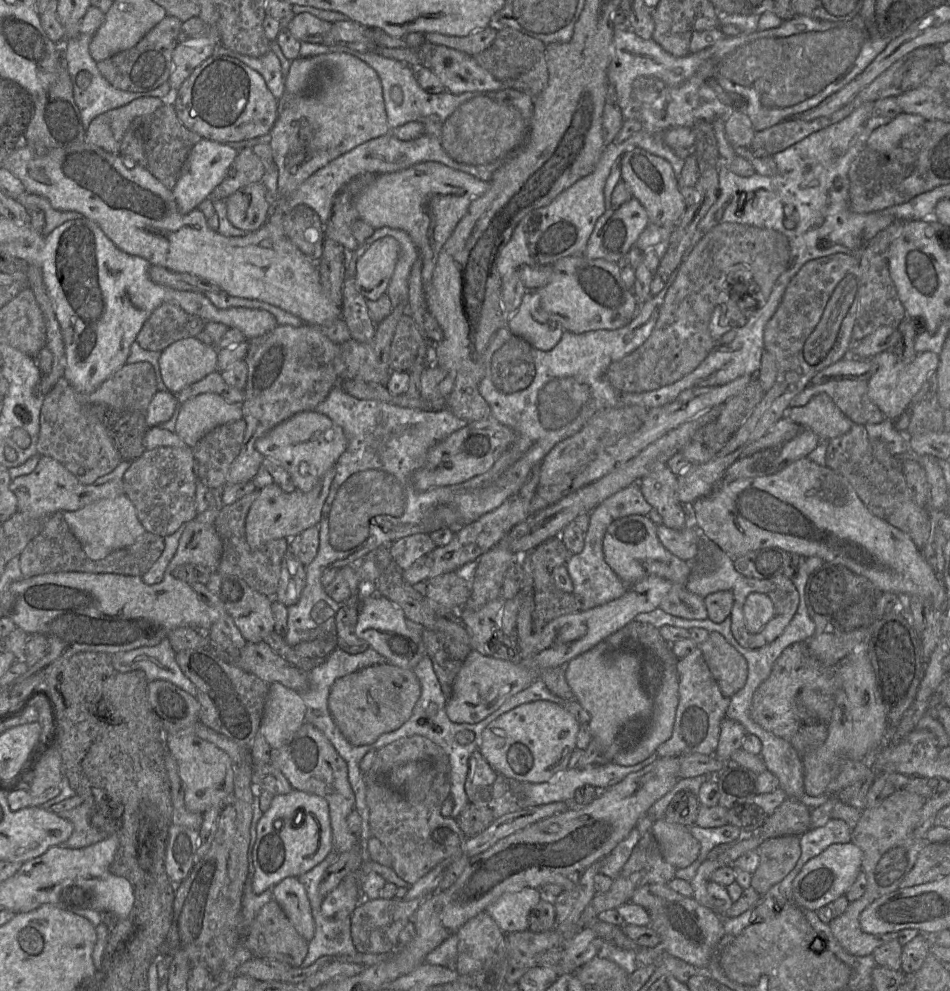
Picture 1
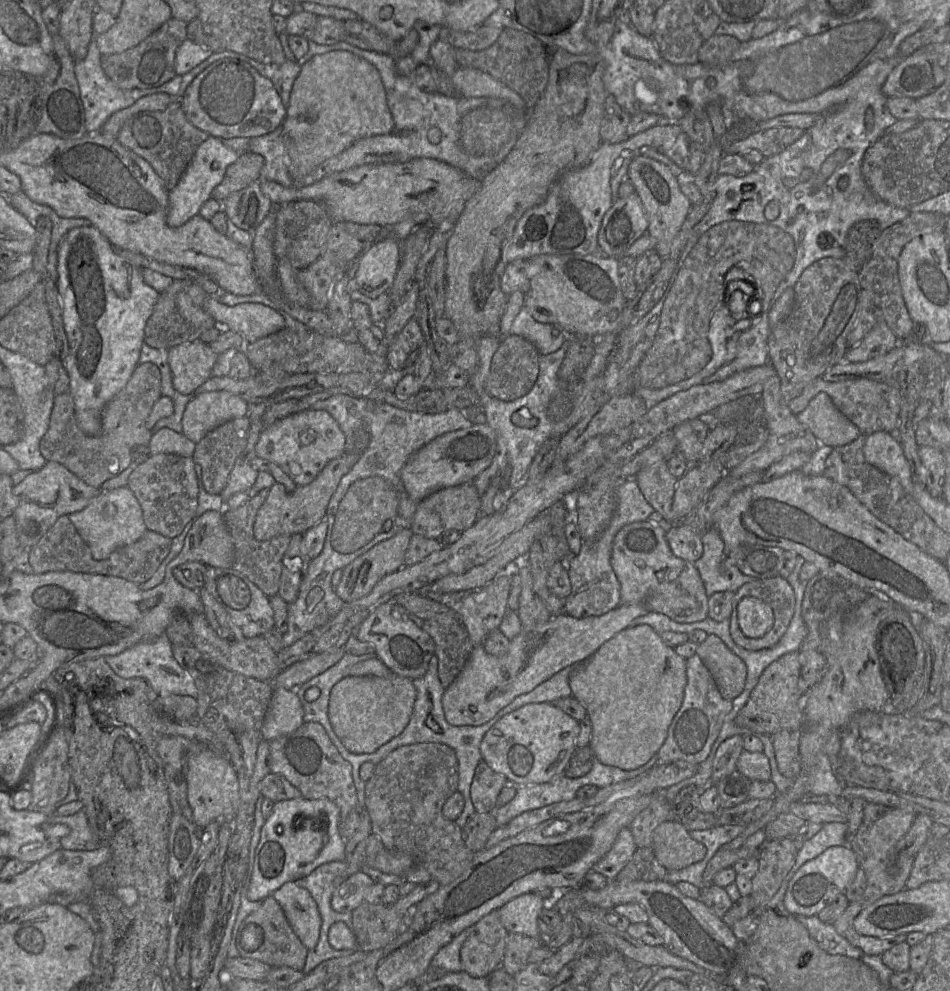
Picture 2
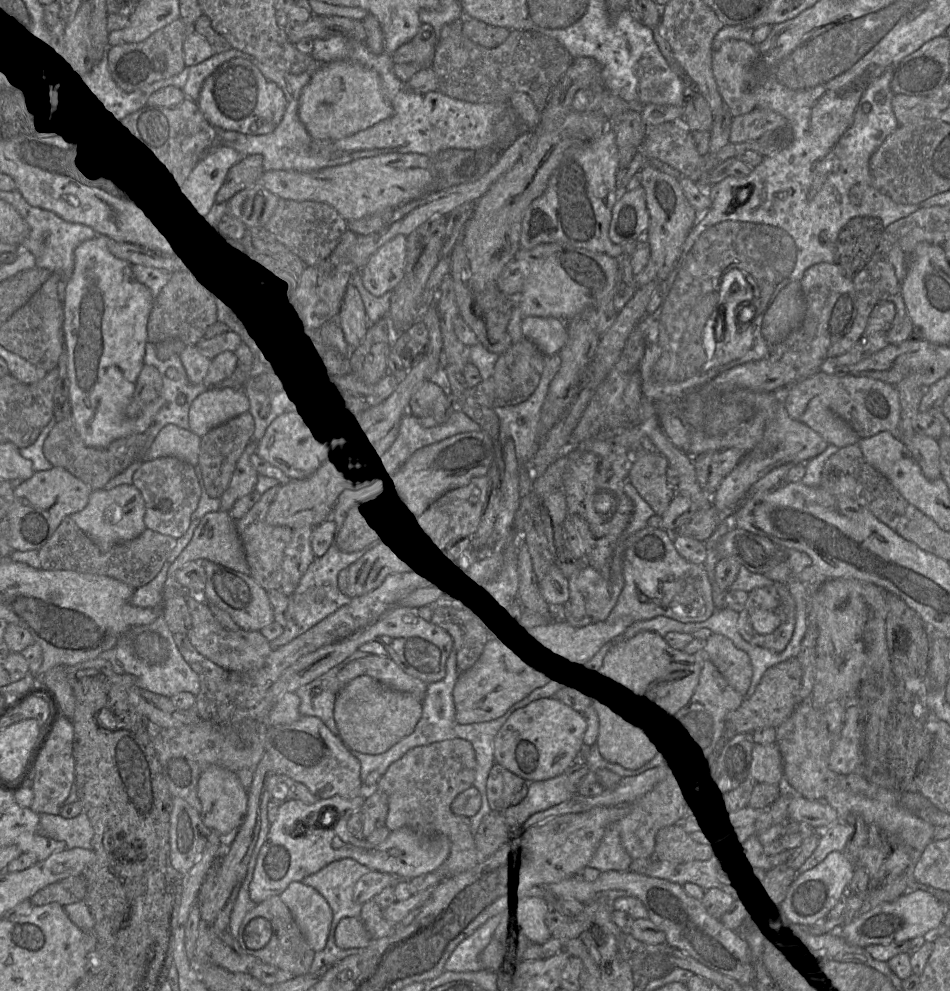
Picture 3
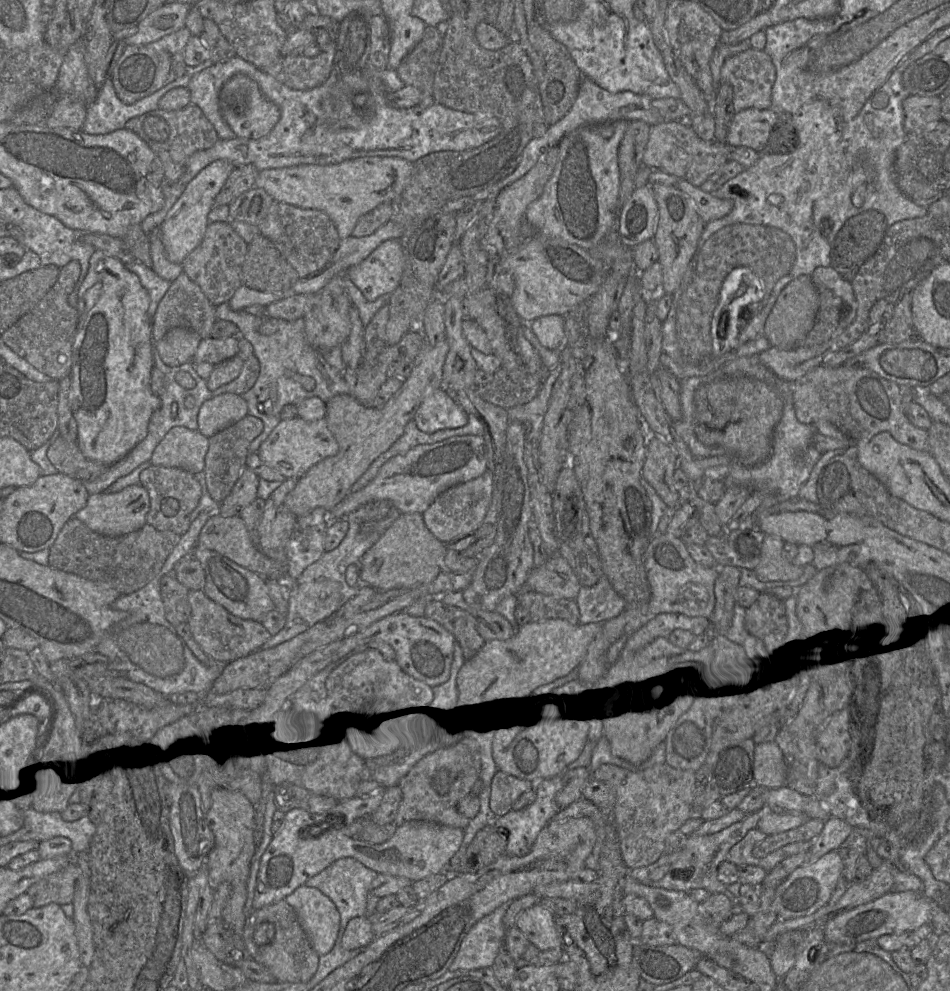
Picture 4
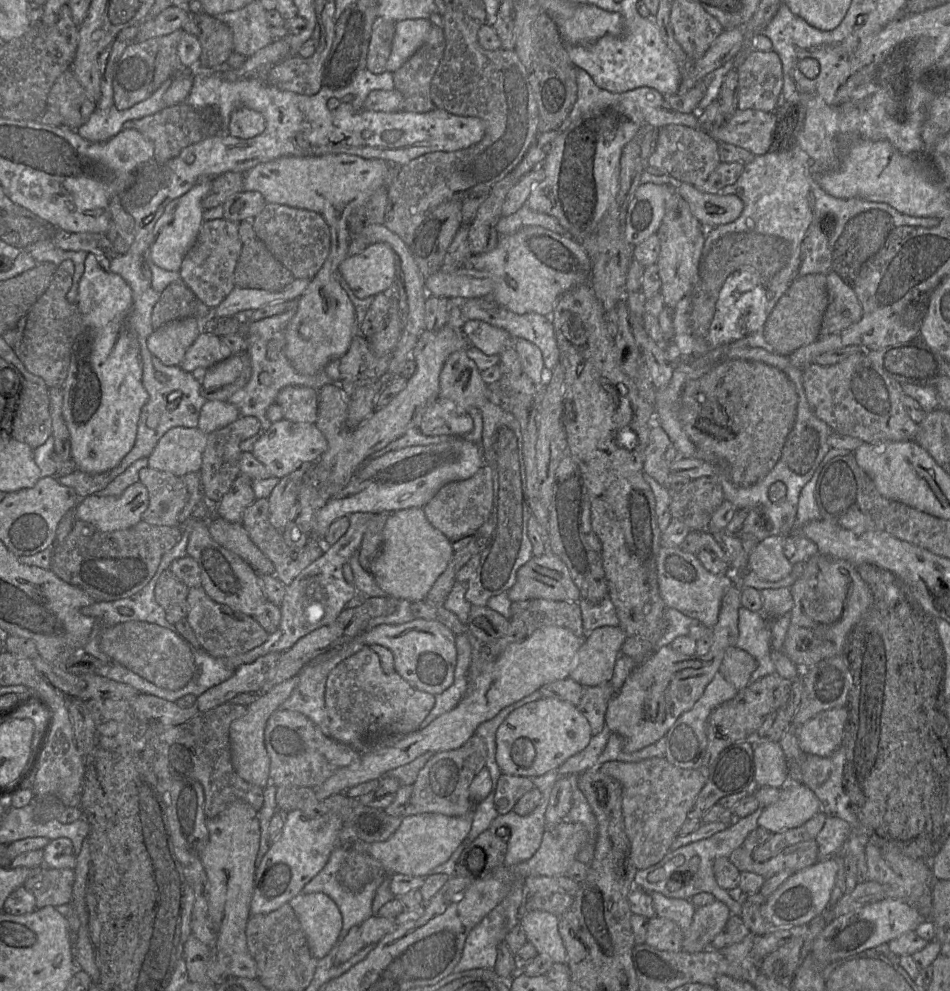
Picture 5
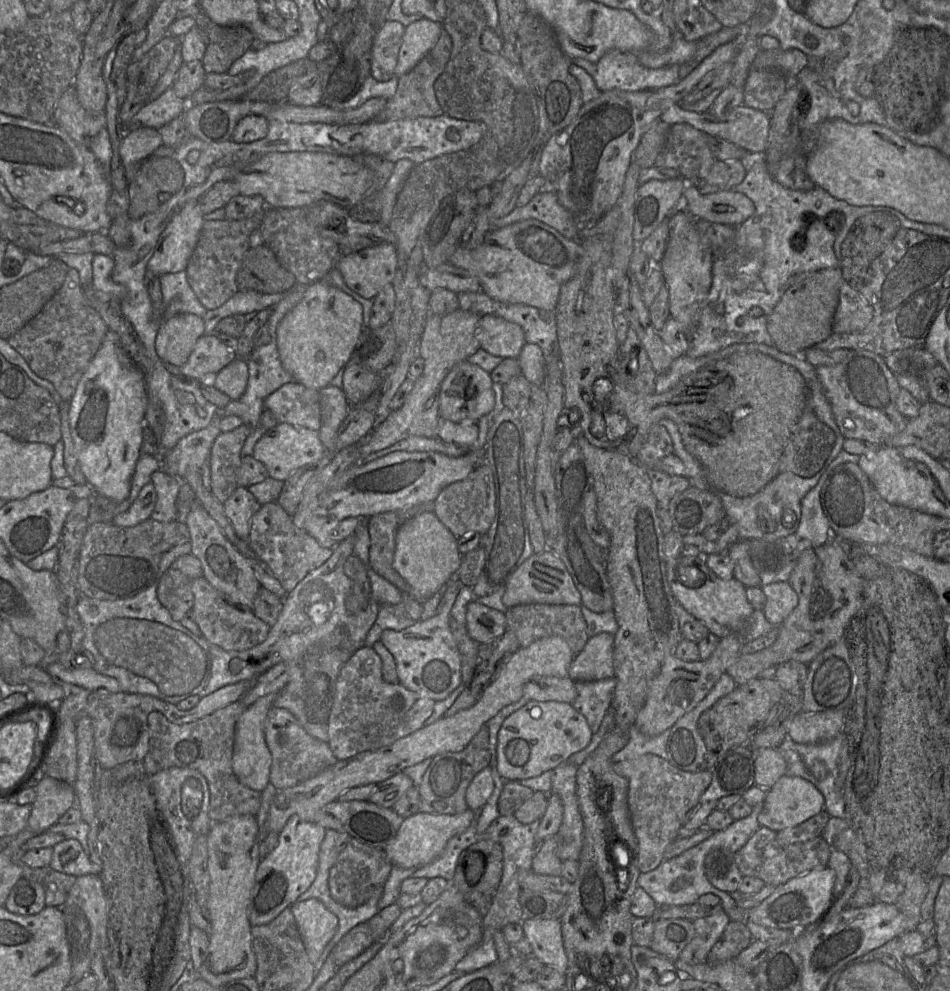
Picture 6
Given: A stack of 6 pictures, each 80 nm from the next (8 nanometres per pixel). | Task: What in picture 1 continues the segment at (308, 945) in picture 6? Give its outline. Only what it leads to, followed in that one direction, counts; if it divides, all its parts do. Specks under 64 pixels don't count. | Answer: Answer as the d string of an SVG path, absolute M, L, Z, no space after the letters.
M298 877L284 878L272 889L274 899L279 903L296 931L308 942L315 934L315 920L305 886Z

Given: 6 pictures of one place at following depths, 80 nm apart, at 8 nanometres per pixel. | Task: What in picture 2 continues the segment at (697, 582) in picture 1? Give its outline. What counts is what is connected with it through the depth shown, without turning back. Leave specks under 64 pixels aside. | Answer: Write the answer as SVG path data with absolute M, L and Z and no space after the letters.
M715 528L703 532L701 541L703 553L693 565L700 574L708 597L717 592L736 592L745 583L756 580L743 574L737 567L723 567L725 543Z

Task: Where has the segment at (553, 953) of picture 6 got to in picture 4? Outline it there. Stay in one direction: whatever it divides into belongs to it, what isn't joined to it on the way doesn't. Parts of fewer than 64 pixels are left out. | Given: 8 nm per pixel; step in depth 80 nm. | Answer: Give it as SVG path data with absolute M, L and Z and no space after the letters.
M537 903L521 912L515 927L540 951L562 948L562 937L557 930L555 917L552 911Z

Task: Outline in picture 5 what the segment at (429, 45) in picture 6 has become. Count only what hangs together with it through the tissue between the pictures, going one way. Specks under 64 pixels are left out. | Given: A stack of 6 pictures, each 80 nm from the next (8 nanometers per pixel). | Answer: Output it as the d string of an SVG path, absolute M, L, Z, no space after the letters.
M430 19L395 22L395 35L386 69L394 73L424 44L433 26Z

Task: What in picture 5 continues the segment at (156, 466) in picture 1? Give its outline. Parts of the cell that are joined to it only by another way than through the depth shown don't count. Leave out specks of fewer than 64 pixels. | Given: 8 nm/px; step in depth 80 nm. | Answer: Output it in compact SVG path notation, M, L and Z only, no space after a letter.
M145 467L139 472L139 481L149 493L149 506L142 520L152 525L178 526L179 515L188 500L183 477Z

